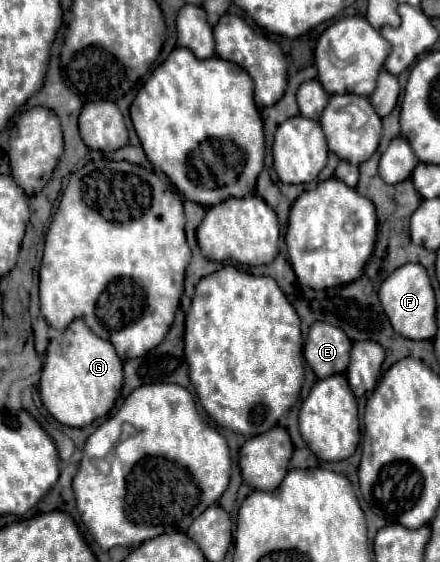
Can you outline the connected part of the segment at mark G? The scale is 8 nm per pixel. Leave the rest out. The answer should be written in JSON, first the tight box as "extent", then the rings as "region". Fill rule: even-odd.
{"extent":[39,320,123,428],"region":[[[75,320],[67,330],[51,330],[51,342],[39,382],[39,392],[47,412],[65,426],[83,428],[93,420],[107,416],[123,384],[123,362],[113,344],[95,336],[83,320]]]}

